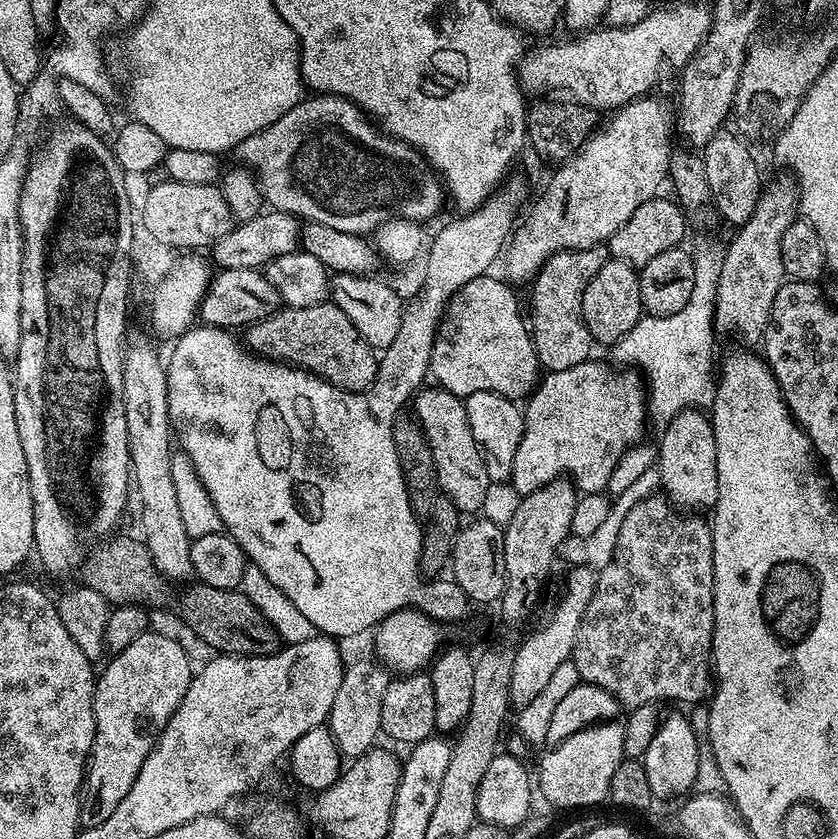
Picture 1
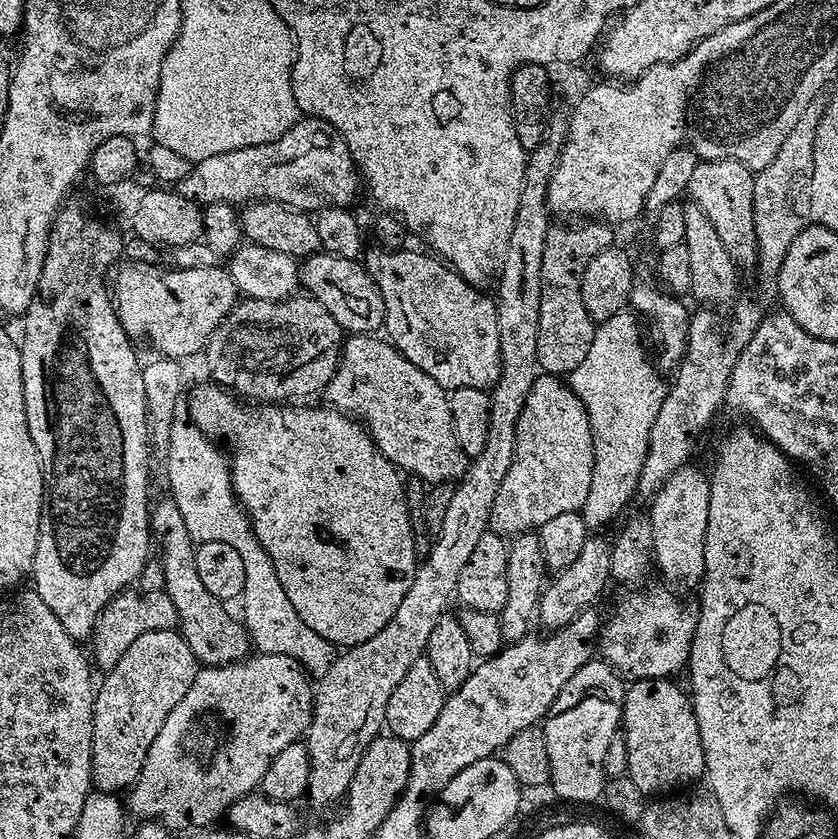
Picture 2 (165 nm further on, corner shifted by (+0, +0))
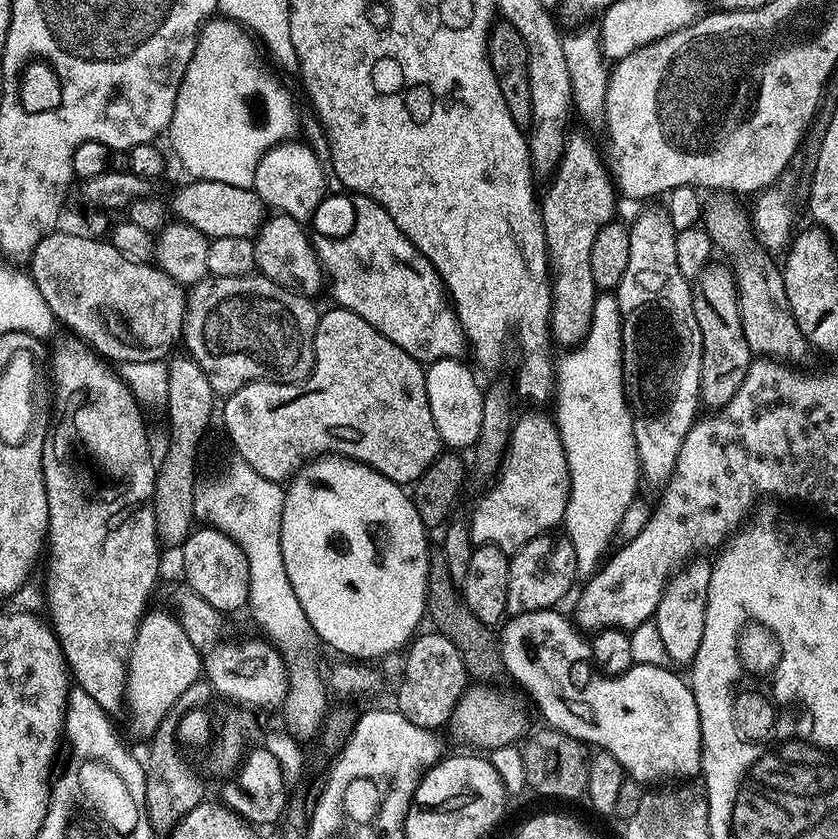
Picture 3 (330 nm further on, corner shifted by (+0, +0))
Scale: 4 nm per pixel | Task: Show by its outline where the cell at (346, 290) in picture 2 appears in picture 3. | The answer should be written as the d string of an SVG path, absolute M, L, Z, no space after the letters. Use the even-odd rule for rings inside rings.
M285 214L271 215L261 230L256 233L254 243L256 245L256 265L259 275L265 276L268 280L274 280L283 288L289 288L291 292L298 292L301 296L315 297L319 290L320 283L325 283L326 272L316 254L313 241L308 240L304 233L305 225Z

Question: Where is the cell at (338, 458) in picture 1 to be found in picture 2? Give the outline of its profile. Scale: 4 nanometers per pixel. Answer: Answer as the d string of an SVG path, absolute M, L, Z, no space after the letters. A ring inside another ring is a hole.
M207 382L208 384L200 384L192 392L192 397L188 400L187 415L190 417L193 424L209 438L217 438L221 436L226 443L232 444L233 452L230 455L230 471L232 474L232 491L235 492L237 501L241 508L248 513L249 520L252 521L252 529L258 538L258 542L266 550L266 554L270 554L270 558L274 562L274 570L278 570L278 582L282 582L282 586L286 589L286 598L290 598L290 602L294 605L294 610L298 610L298 614L306 622L306 626L310 626L318 634L322 634L322 638L326 638L331 644L337 646L351 646L366 642L366 638L374 638L374 634L378 634L378 630L382 630L382 626L386 626L386 622L390 622L390 618L394 614L394 610L398 610L398 605L402 603L402 598L406 598L406 590L410 590L410 582L416 576L418 567L418 559L416 560L416 544L417 537L412 534L413 517L408 511L408 501L404 498L404 484L400 480L401 473L398 471L395 464L391 464L389 460L376 449L376 443L369 436L367 428L363 423L357 422L351 415L345 414L341 409L331 406L323 406L324 408L288 408L292 406L264 406L261 412L243 412L236 405L237 397L231 391L225 390L221 385L215 382Z

